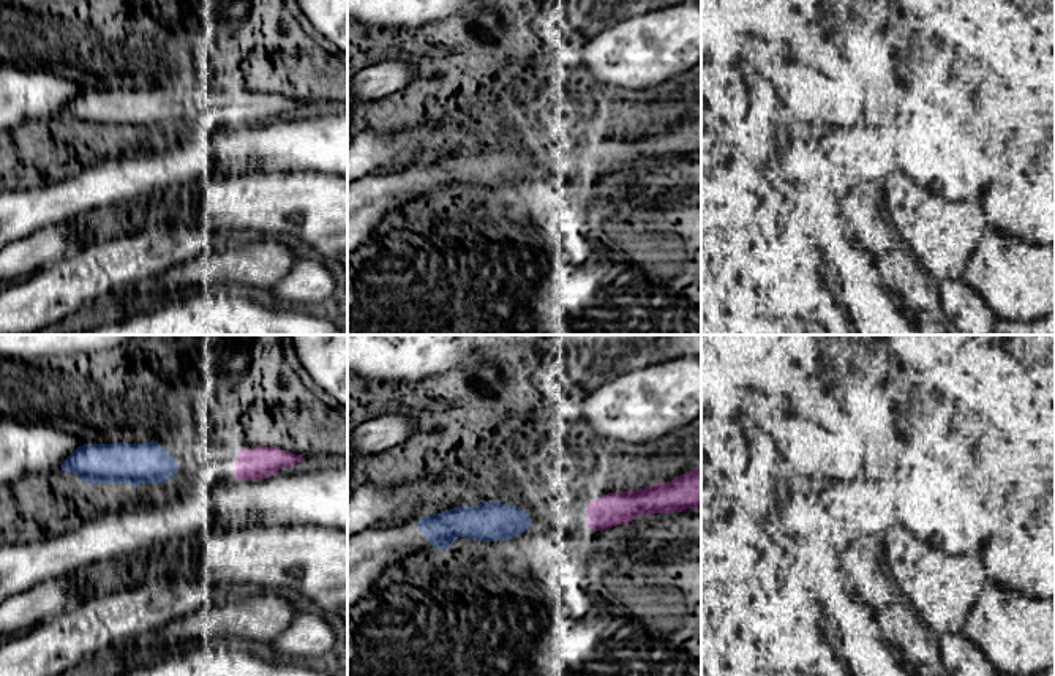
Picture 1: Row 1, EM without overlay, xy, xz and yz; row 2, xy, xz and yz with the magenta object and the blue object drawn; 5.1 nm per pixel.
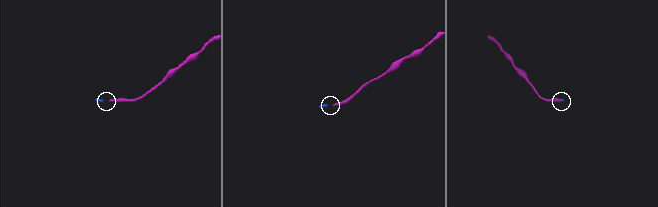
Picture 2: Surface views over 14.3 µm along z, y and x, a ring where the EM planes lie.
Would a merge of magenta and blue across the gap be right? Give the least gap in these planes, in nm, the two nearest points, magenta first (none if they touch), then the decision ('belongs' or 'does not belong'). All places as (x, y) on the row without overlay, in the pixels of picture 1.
280 nm apart; from magenta across xy (232, 119), (177, 117); belongs

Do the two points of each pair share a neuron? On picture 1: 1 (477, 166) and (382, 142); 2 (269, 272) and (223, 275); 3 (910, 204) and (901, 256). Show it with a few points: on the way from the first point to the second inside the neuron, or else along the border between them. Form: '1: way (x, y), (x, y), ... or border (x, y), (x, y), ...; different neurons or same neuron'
1: border (477, 150), (446, 155), (425, 163); different neurons
2: way (258, 272), (234, 272); same neuron
3: border (896, 244), (908, 251); different neurons

